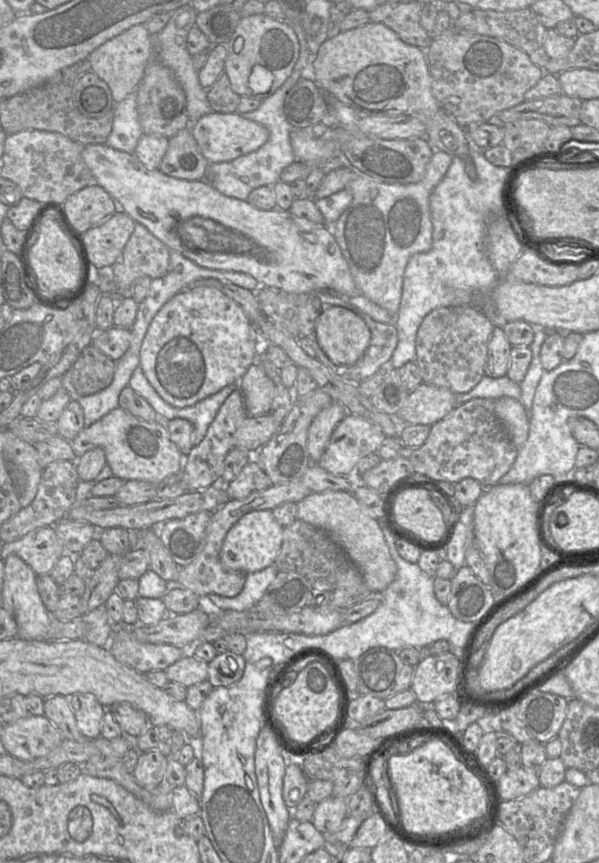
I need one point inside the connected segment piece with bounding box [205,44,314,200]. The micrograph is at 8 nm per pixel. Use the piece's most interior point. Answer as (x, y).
(237, 178)

